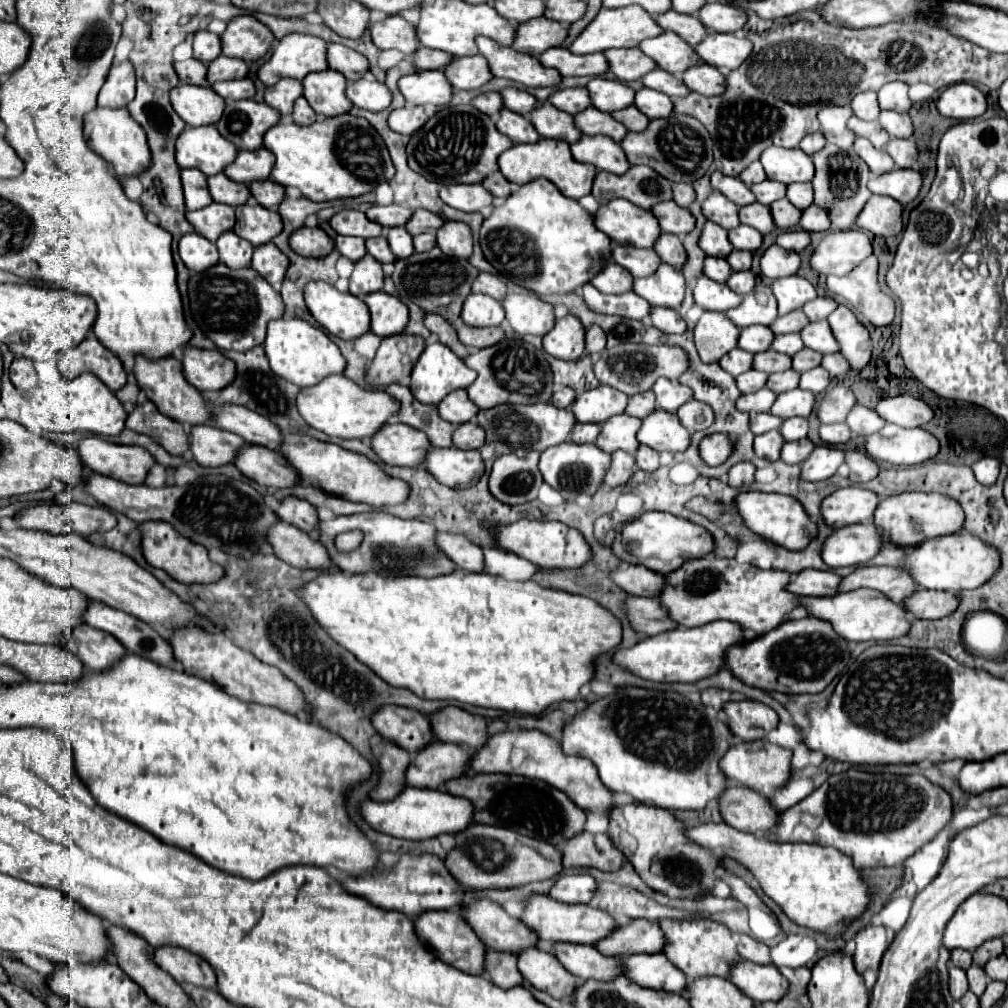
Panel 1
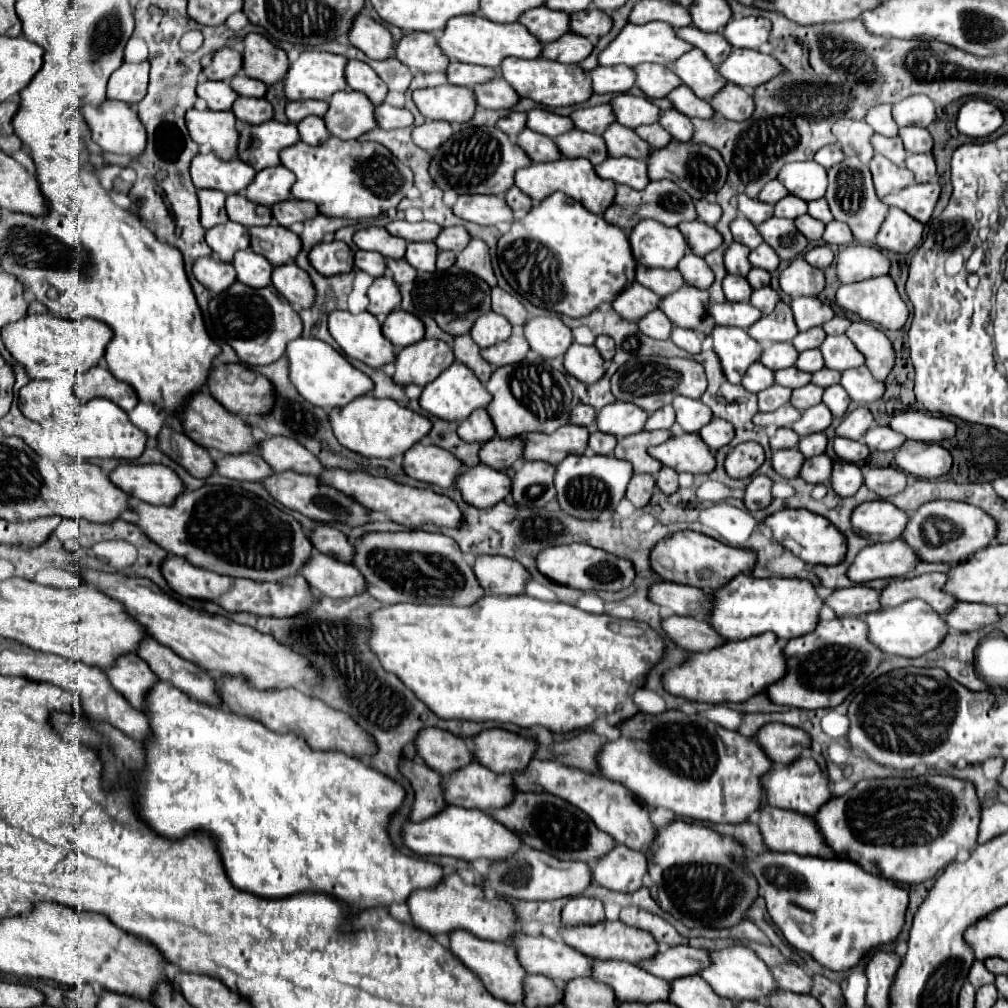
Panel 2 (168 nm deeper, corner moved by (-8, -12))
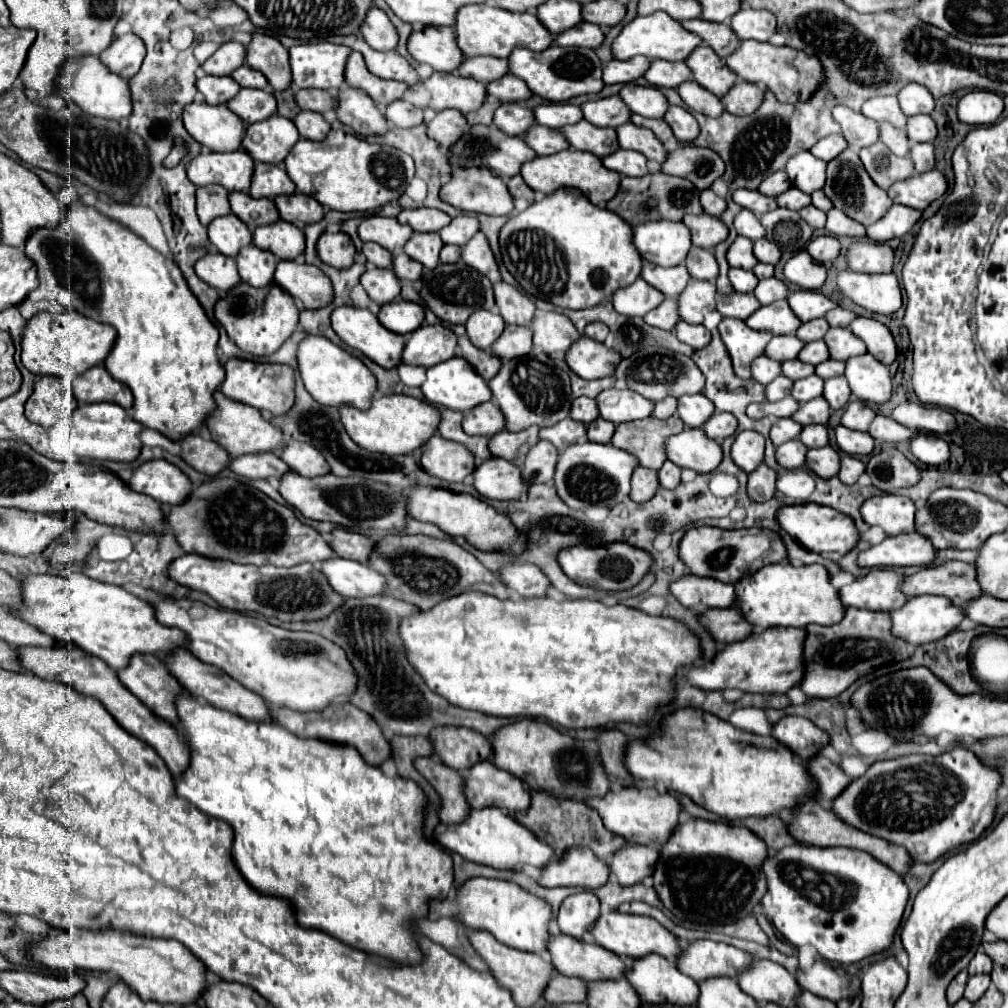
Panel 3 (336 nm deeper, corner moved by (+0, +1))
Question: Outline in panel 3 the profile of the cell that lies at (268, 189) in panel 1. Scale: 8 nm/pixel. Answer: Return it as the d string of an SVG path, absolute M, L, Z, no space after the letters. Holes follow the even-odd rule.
M295 193L293 197L277 197L275 205L279 209L281 219L289 221L289 223L301 221L301 223L309 225L309 223L321 221L325 215L325 207L321 203L317 203L313 197L303 195L303 193Z

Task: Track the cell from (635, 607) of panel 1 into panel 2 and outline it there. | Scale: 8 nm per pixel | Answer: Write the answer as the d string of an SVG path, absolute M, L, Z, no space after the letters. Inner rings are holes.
M667 616L661 620L661 626L665 634L687 652L705 652L721 642L719 634L715 634L707 622L693 616Z

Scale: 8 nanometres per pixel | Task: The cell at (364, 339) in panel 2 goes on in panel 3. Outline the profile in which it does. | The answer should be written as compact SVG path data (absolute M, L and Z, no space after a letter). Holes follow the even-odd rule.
M337 307L331 315L331 323L333 323L333 331L353 349L361 351L365 357L369 357L371 361L375 361L377 365L381 365L383 369L395 369L399 367L401 361L401 353L405 347L405 337L397 335L389 329L385 329L379 319L369 311L369 309L359 309L359 307Z

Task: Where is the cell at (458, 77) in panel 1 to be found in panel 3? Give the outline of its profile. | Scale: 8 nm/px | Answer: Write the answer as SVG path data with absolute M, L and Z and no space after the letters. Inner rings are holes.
M511 73L489 83L487 85L487 93L495 95L499 101L525 101L529 99L533 93L527 89L525 81L513 77Z

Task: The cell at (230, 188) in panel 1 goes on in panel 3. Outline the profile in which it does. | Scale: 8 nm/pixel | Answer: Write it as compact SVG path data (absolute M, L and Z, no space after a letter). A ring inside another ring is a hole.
M233 191L229 195L231 211L253 231L259 225L269 225L279 219L279 211L271 199L253 199L249 193Z

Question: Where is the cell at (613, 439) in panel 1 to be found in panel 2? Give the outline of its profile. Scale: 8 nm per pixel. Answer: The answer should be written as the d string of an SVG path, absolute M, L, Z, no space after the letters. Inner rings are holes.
M641 430L641 432L637 432L637 434L631 434L631 436L621 438L621 440L617 442L615 450L613 450L613 456L631 462L635 472L657 474L657 470L661 468L661 462L655 460L655 458L651 458L651 456L647 454L647 448L653 446L653 444L665 442L669 436L671 436L669 430L655 430L655 432Z

